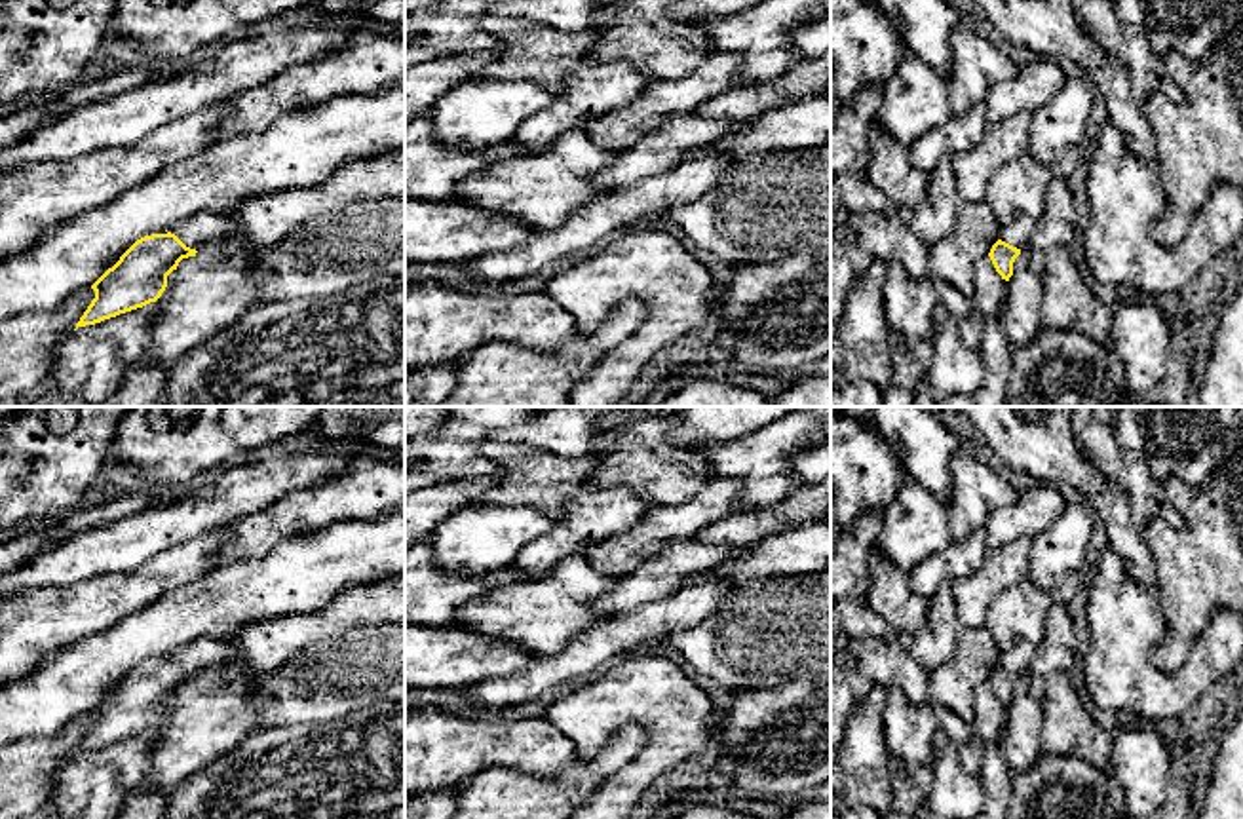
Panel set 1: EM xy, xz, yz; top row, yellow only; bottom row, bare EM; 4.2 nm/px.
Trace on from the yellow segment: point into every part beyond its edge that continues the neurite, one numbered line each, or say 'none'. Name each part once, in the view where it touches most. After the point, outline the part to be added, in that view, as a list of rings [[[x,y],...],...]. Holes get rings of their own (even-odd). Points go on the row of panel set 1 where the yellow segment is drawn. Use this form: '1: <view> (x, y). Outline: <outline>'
1: xy (206, 228). Outline: [[[201,211],[192,219],[171,228],[186,247],[200,249],[203,245],[219,245],[224,236],[234,232],[234,220],[224,213]]]

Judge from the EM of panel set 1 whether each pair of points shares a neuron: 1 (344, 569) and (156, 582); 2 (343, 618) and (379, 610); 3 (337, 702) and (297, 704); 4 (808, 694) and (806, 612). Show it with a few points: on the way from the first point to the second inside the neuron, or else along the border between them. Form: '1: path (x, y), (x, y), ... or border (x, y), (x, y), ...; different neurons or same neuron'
1: border (213, 569), (166, 591), (158, 599); different neurons
2: path (352, 610), (369, 610); same neuron
3: path (327, 702), (306, 702); same neuron
4: border (810, 677), (764, 685); different neurons

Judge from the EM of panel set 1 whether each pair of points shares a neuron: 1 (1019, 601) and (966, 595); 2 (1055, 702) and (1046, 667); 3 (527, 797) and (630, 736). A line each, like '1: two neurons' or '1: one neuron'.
1: two neurons
2: two neurons
3: one neuron

